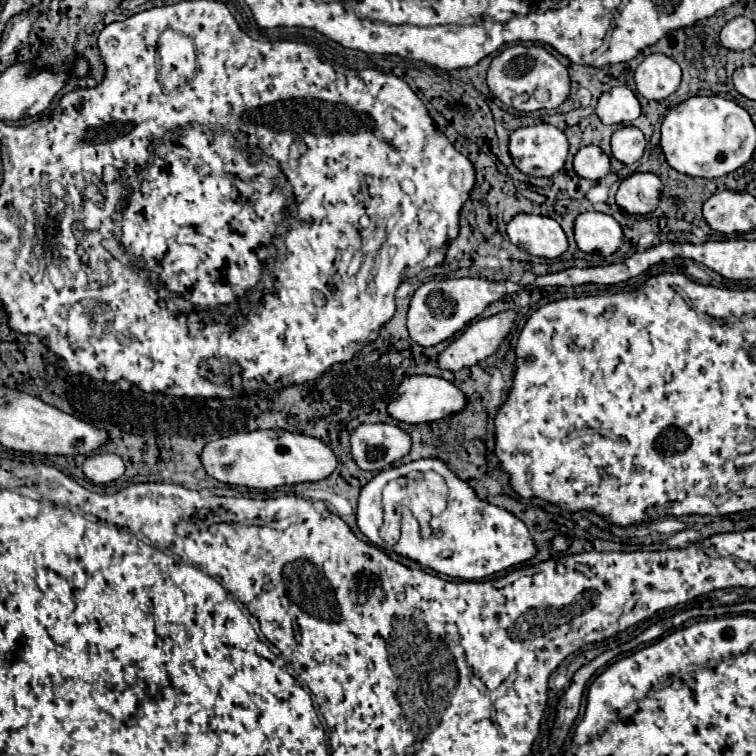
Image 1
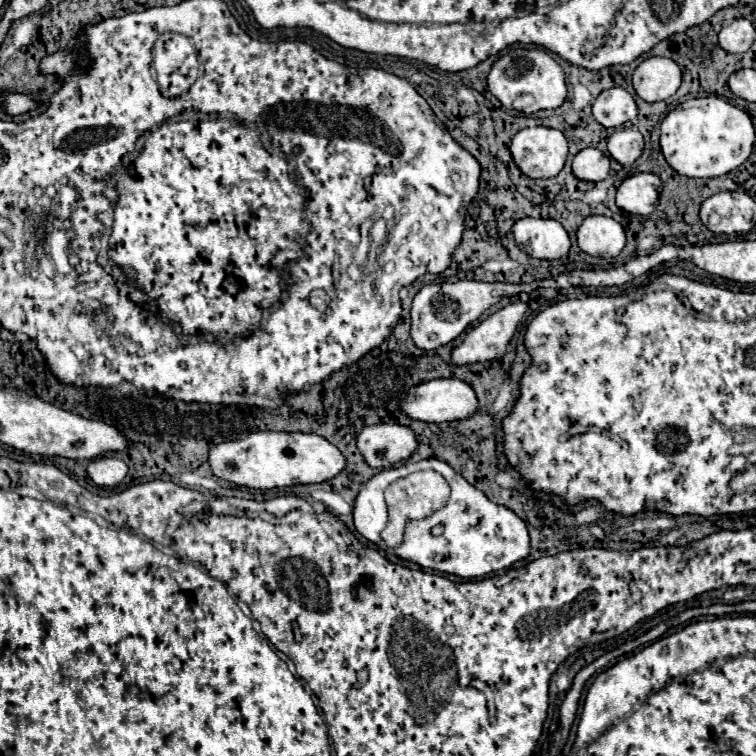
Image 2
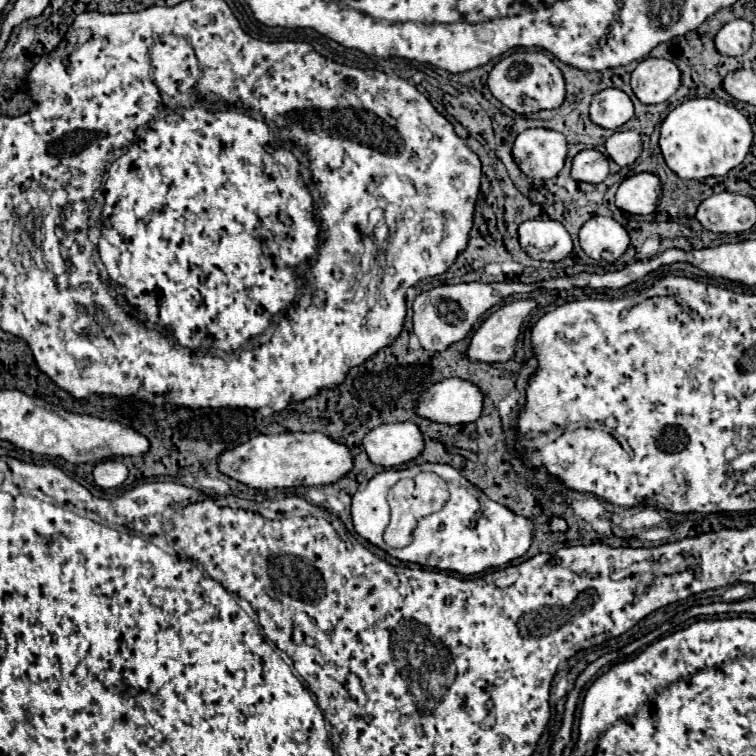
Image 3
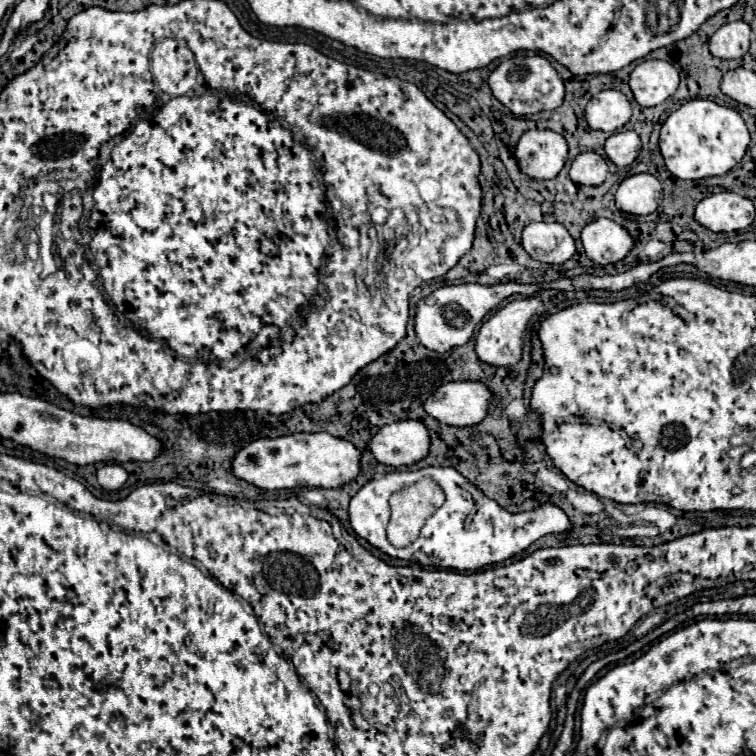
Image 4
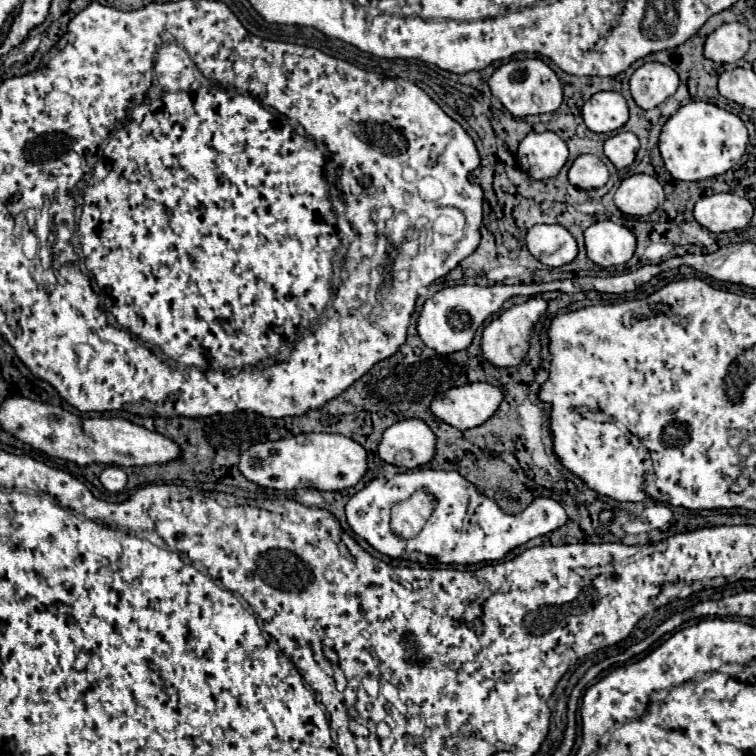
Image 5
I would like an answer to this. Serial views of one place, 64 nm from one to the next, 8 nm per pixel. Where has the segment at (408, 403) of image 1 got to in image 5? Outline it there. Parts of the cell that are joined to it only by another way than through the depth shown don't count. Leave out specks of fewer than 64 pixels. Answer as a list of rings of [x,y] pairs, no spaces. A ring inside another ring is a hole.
[[[486,382],[448,388],[432,400],[430,410],[446,424],[468,430],[484,424],[500,406],[502,392]]]

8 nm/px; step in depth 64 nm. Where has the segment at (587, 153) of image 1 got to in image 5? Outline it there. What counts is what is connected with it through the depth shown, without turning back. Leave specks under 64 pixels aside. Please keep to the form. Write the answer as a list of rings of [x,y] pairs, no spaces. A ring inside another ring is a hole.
[[[582,154],[570,166],[568,180],[576,188],[584,188],[584,190],[600,188],[608,180],[608,168],[606,168],[606,164],[598,156]]]

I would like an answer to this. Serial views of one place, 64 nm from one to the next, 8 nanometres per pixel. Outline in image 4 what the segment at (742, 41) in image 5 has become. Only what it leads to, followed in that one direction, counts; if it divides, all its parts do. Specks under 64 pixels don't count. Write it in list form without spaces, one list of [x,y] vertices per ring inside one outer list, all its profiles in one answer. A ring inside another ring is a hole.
[[[744,20],[724,24],[710,38],[710,52],[724,60],[738,60],[750,48],[750,26]]]

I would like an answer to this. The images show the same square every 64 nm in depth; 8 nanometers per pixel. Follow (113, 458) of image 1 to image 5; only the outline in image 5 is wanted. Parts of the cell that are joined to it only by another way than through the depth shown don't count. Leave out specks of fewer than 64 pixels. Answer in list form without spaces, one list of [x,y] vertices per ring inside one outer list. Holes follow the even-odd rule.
[[[108,466],[100,474],[100,482],[108,492],[120,492],[126,486],[126,472],[120,466]]]

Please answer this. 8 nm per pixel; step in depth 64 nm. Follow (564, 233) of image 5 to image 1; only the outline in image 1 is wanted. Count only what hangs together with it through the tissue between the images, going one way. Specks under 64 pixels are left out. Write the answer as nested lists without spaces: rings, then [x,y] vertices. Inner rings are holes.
[[[520,212],[506,224],[506,234],[512,244],[534,256],[556,258],[568,250],[564,230],[548,216]]]

